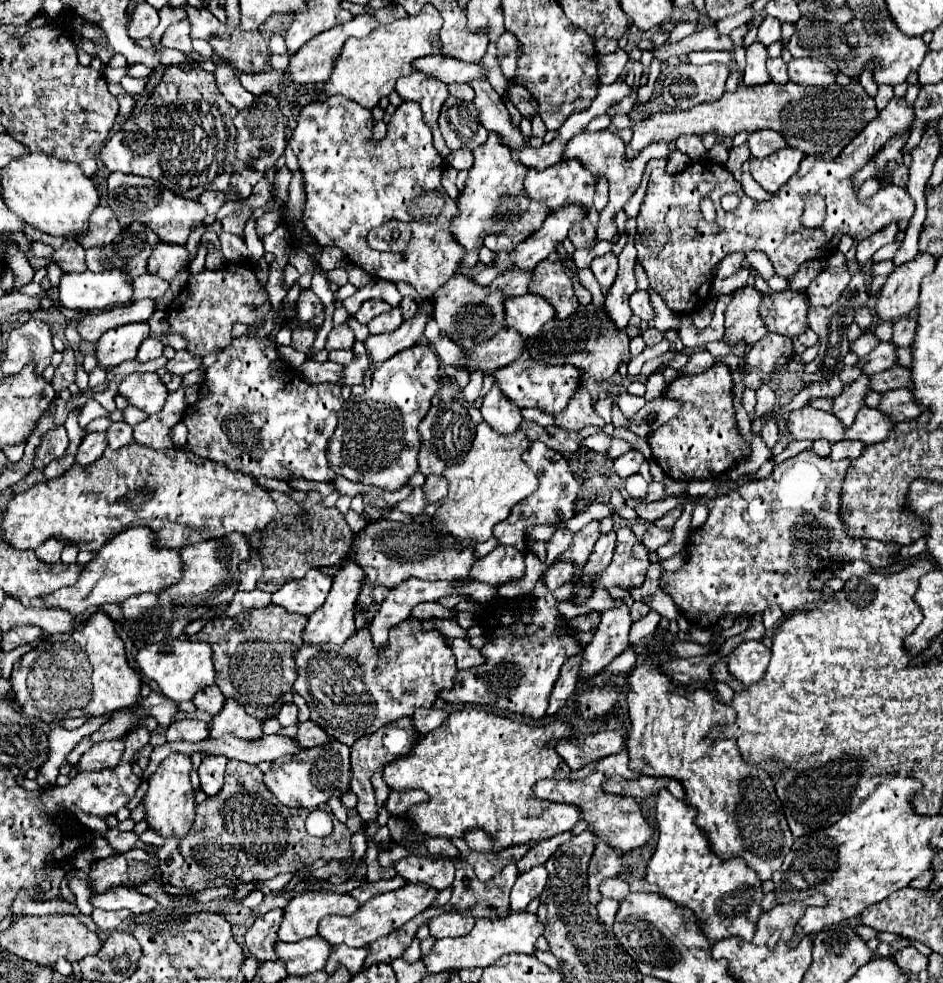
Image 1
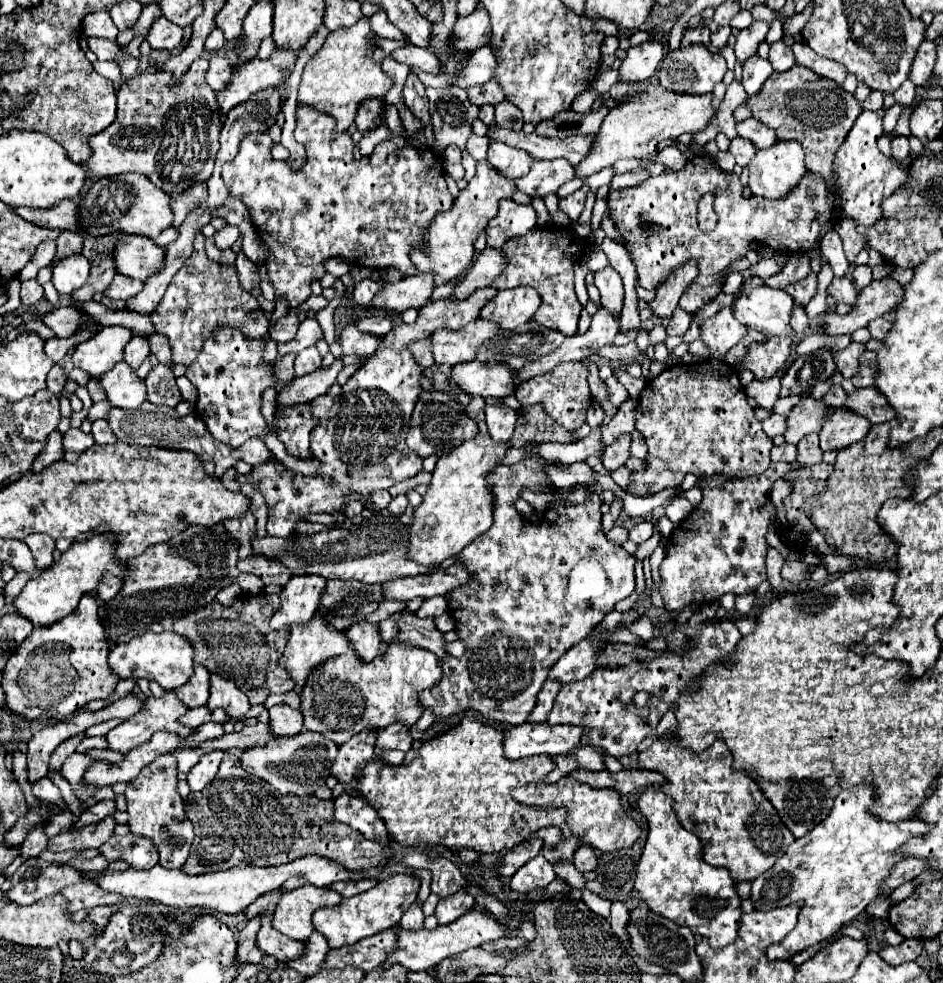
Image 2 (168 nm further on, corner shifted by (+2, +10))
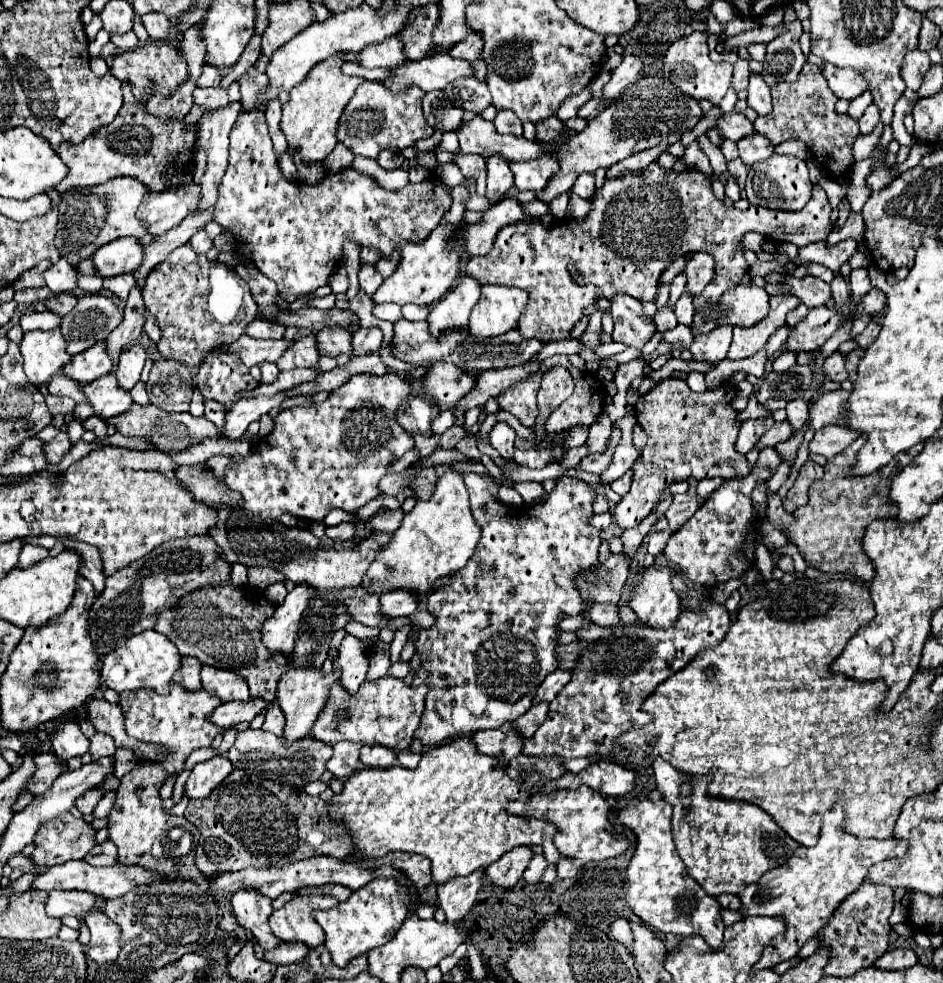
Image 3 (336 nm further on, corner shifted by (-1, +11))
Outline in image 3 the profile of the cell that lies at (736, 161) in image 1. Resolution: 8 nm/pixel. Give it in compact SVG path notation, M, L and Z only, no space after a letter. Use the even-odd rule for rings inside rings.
M760 133L748 135L742 141L738 141L738 155L744 161L744 165L760 163L768 159L772 153L774 153L774 145L770 145L770 141Z

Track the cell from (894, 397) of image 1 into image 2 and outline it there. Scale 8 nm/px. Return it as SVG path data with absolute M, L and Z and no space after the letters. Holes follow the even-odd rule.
M873 388L853 390L851 394L847 394L845 408L855 414L867 416L867 420L871 424L883 424L883 422L889 422L895 418L895 410L891 410L887 406L885 398L879 392L875 392Z

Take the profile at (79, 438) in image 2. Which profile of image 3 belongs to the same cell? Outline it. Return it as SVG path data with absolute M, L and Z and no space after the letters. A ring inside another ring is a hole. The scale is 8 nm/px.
M60 431L50 443L46 443L46 459L48 459L48 463L58 465L64 459L64 455L72 449L72 445L74 443L70 441L68 433L66 431Z

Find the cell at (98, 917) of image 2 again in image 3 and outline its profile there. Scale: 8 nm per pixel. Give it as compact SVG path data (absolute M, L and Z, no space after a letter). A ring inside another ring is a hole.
M100 911L86 915L84 923L90 929L90 945L86 951L88 957L94 959L96 963L116 961L120 953L120 943L118 943L120 927L116 927L116 923Z

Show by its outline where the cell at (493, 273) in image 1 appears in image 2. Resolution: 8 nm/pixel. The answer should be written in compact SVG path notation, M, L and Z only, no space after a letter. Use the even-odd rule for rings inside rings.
M451 281L436 287L432 293L431 301L433 302L449 297L453 293L453 290L459 285L459 282L460 281L455 281L452 283Z

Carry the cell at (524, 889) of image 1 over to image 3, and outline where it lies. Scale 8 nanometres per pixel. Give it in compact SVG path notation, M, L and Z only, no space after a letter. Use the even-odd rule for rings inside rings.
M534 855L534 859L530 861L530 865L526 867L524 881L526 883L540 883L546 867L548 867L548 861L544 859L544 855Z

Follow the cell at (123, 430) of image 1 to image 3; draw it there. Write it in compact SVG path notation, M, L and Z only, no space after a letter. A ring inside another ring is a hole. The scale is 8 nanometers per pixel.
M90 417L90 419L86 419L86 421L84 421L84 427L90 429L96 437L106 437L106 431L108 431L106 423L104 423L100 417Z

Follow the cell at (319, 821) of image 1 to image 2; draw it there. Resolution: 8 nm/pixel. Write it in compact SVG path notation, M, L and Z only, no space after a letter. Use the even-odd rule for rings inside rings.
M347 790L335 798L335 818L338 822L351 824L369 840L379 840L379 824L383 822L377 818L377 812L365 800L357 796L349 798Z

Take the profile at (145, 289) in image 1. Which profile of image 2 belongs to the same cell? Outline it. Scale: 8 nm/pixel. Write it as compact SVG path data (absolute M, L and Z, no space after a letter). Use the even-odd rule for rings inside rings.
M117 274L111 288L107 288L105 296L109 296L111 300L129 300L131 296L135 296L139 290L143 288L143 282L141 280L133 280L129 276L123 276L123 274Z

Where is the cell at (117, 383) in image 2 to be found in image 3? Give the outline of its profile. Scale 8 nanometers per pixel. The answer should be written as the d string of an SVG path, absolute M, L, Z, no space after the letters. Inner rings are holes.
M114 373L102 375L100 379L86 383L84 393L90 397L92 409L100 417L110 417L110 415L128 411L134 403L130 391L126 391L118 385L118 379Z

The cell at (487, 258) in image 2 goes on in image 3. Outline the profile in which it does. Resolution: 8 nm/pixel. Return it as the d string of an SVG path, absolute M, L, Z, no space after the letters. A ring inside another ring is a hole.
M462 277L456 287L448 291L430 311L428 323L432 335L440 335L446 329L468 327L468 315L480 299L480 283L474 277Z

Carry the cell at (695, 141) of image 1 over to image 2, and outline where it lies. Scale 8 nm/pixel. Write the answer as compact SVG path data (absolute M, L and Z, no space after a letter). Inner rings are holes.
M489 126L487 138L491 142L505 142L513 148L525 150L535 160L555 160L565 158L571 164L579 164L591 150L593 136L569 136L569 138L543 138L525 132L513 132L499 126Z

